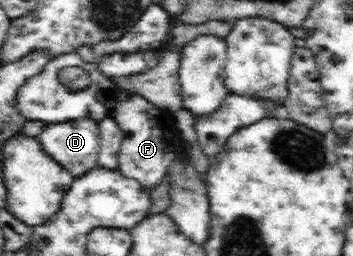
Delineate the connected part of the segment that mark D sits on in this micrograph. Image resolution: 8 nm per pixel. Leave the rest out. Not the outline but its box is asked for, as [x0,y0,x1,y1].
[37,118,100,177]

